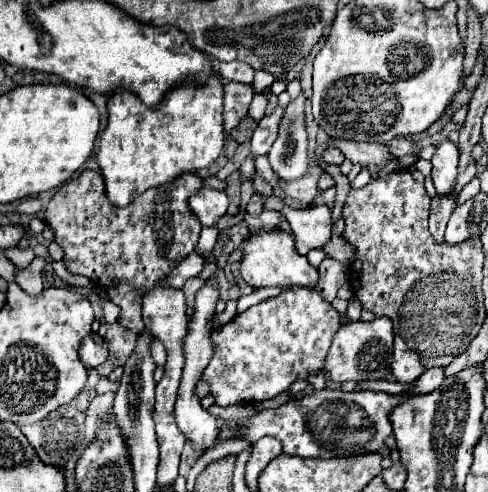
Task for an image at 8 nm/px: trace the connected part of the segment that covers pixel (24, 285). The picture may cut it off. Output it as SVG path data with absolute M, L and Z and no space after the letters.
M35 257L29 267L15 269L17 285L29 295L39 295L43 291L43 267L45 261L41 257Z

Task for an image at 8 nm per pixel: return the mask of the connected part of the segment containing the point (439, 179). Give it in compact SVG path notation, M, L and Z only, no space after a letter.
M443 141L437 145L437 153L431 159L433 163L433 183L437 189L437 195L449 195L453 193L457 185L457 165L459 165L459 153L457 147L451 141Z

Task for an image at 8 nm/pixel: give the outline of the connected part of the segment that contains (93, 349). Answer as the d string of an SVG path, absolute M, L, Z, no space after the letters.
M87 335L87 337L83 339L81 349L79 349L79 357L81 357L83 365L87 365L87 369L91 369L91 367L97 367L97 365L105 363L105 361L107 361L107 355L109 355L107 345L97 347L91 335Z

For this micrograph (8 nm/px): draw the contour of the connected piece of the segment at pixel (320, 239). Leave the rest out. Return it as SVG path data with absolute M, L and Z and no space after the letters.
M283 205L281 211L291 225L291 231L295 235L295 249L301 255L307 255L311 249L325 247L329 243L333 219L327 205L315 205L305 209L291 209Z

